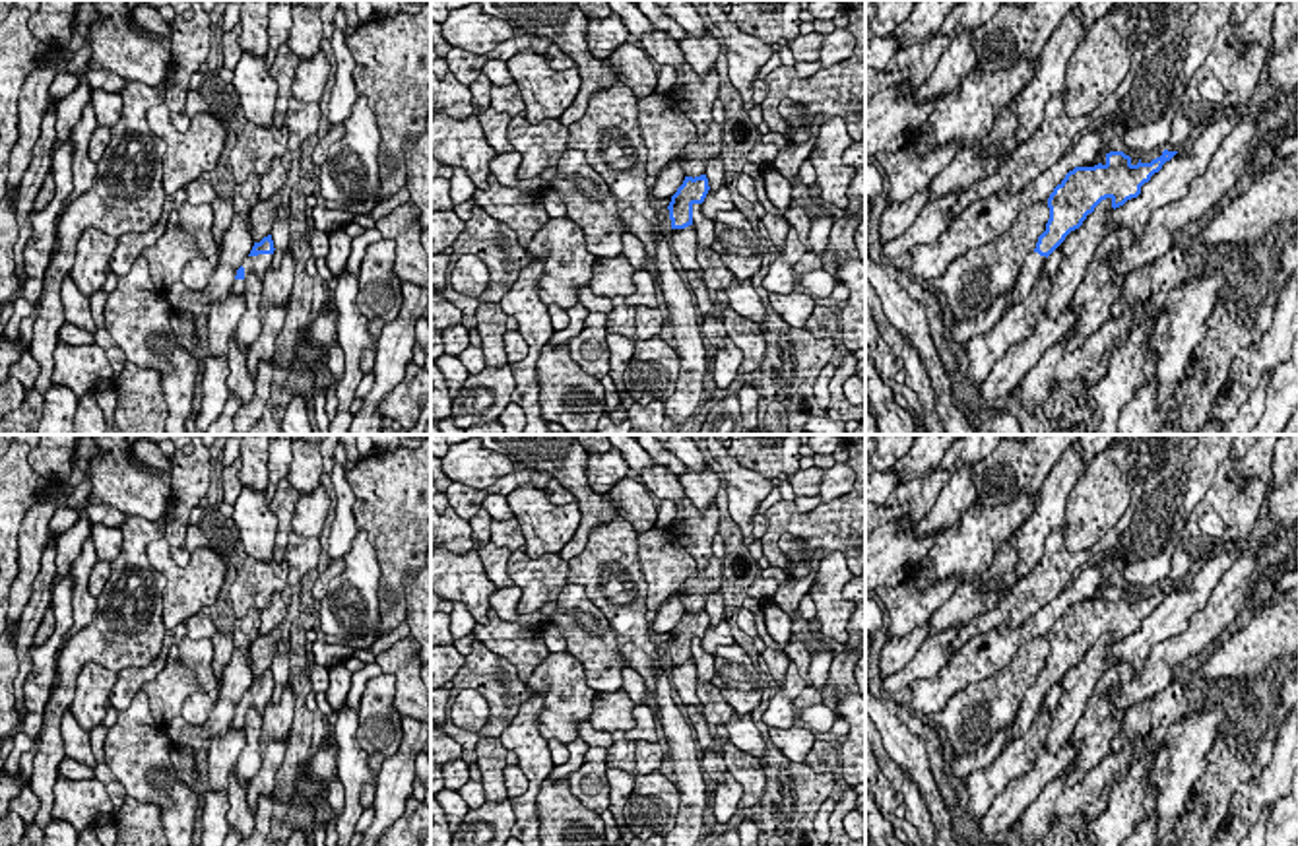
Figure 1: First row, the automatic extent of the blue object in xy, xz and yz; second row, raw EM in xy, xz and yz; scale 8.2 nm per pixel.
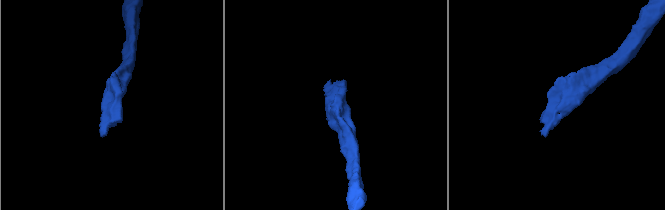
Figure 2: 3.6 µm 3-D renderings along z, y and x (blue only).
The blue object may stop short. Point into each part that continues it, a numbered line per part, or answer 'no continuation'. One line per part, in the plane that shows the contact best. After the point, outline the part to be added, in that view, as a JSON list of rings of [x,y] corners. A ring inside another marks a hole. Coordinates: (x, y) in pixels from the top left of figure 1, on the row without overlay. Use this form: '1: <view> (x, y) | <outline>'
1: xy (259, 699) | [[[258,689],[258,691],[246,691],[243,695],[243,702],[244,702],[244,712],[243,714],[237,714],[233,718],[233,728],[235,730],[244,730],[244,724],[246,724],[246,712],[250,708],[254,708],[260,716],[264,716],[264,710],[268,706],[268,702],[272,700],[272,695],[274,695],[274,689]]]

